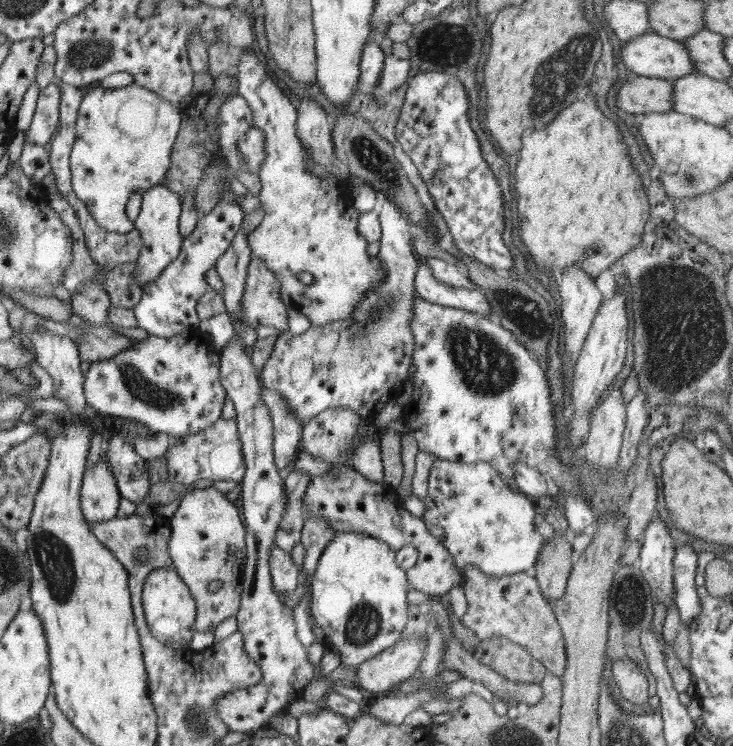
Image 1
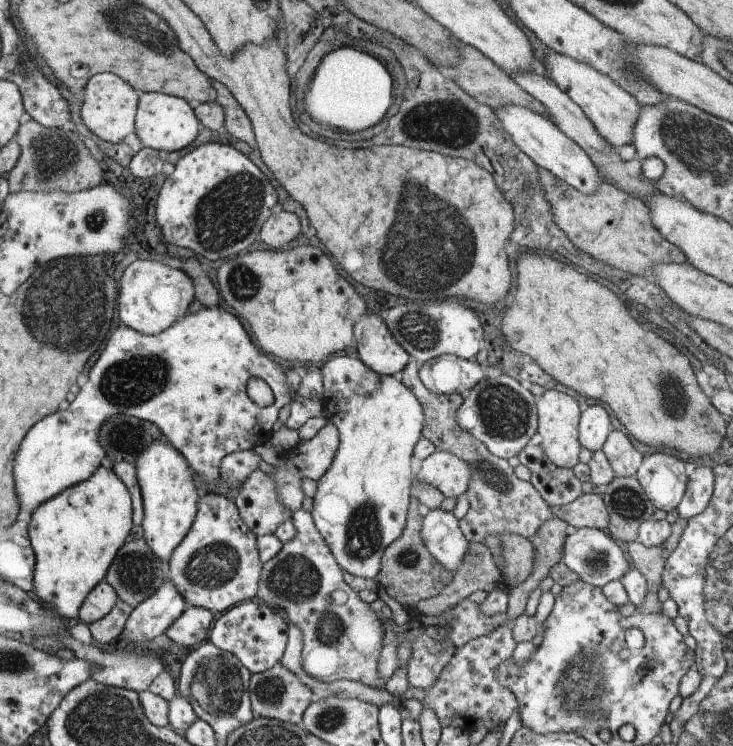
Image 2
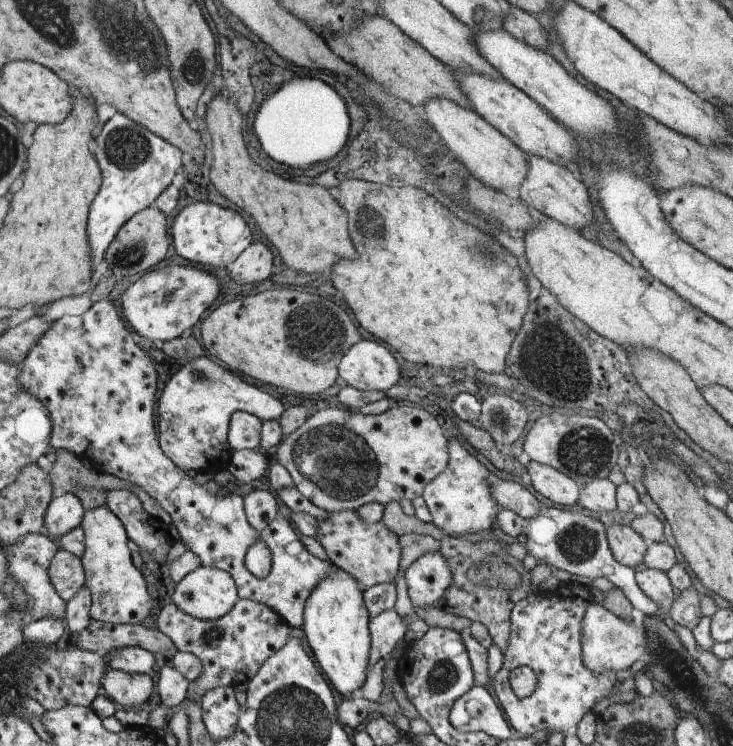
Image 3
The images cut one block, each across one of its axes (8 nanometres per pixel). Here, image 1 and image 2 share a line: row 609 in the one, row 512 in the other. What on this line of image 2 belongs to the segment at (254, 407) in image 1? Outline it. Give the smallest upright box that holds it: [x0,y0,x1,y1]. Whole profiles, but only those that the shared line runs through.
[235,468,293,535]

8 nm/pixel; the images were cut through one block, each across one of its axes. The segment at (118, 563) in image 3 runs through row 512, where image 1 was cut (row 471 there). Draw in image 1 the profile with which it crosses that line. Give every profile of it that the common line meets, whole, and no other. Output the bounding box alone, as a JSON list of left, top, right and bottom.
[82,456,120,524]

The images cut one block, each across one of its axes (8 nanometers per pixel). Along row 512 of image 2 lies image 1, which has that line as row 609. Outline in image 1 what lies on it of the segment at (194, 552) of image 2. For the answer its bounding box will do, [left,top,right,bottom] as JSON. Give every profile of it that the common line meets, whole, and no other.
[168,487,247,632]

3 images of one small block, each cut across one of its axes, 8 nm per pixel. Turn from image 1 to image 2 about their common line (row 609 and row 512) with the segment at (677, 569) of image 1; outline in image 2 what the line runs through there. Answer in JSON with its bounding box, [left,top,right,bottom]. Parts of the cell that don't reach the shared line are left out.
[676,466,714,520]

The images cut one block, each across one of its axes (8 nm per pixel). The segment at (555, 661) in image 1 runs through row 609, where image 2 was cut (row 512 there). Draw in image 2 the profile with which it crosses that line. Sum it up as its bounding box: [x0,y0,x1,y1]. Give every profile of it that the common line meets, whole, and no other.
[395,359,555,544]

